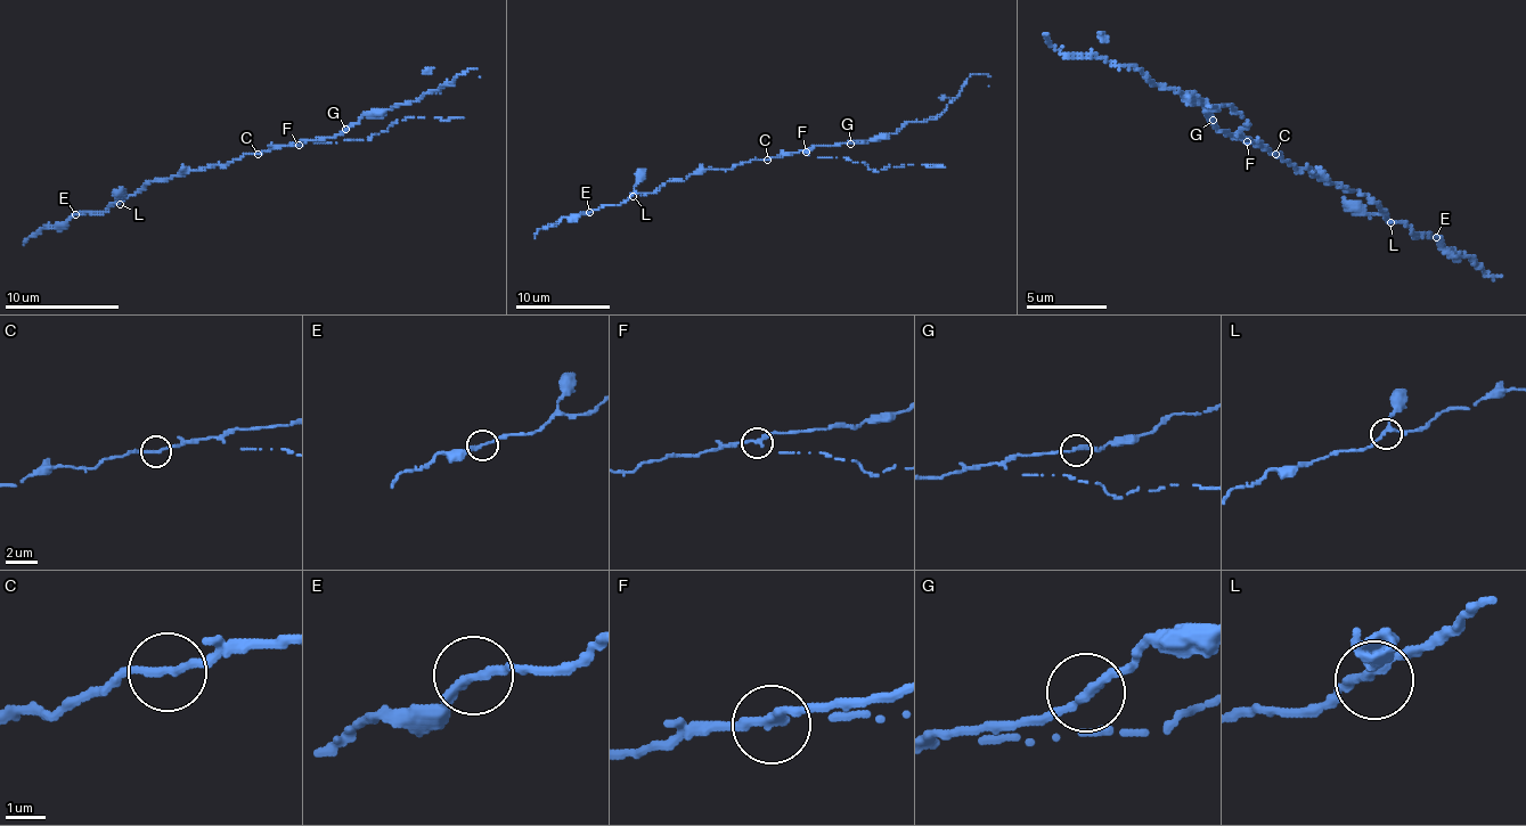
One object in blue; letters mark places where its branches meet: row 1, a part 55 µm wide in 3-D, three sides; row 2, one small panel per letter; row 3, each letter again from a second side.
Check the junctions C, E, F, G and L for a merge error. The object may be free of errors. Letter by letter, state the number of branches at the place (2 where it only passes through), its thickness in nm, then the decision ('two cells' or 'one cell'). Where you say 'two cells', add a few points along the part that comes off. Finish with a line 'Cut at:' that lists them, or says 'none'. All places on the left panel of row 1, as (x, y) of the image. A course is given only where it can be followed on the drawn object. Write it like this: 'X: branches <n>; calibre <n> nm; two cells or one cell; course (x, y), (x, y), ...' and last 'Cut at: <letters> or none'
C: branches 2; calibre 240 nm; one cell
E: branches 2; calibre 240 nm; one cell
F: branches 3; calibre 220 nm; two cells; course (299, 146), (368, 140), (413, 117), (464, 117)
G: branches 2; calibre 240 nm; one cell
L: branches 3; calibre 200 nm; one cell
Cut at: F

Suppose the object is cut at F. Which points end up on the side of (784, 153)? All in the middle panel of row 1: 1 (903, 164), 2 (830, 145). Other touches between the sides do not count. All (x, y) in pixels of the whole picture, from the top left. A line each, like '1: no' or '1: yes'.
1: no
2: yes

